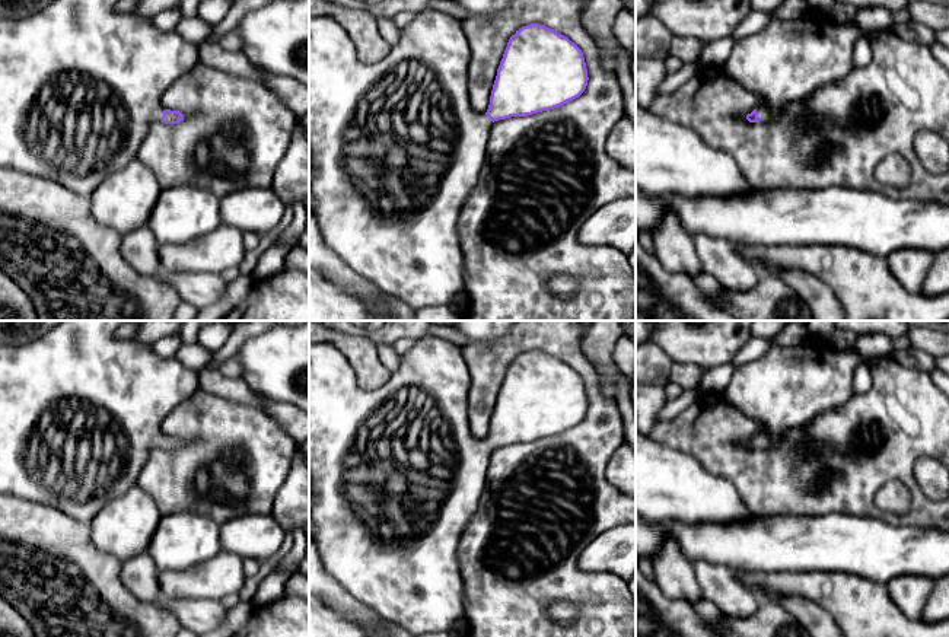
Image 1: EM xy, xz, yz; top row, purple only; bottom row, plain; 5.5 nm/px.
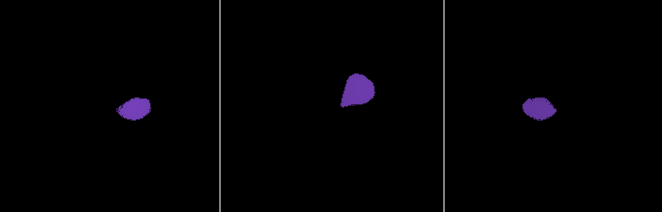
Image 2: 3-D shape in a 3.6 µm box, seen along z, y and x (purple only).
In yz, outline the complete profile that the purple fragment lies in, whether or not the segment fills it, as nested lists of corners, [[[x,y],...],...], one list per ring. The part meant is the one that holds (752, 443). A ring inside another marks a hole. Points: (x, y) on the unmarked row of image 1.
[[[808,335],[794,347],[773,343],[764,356],[738,366],[725,398],[765,429],[746,446],[774,448],[784,431],[844,405],[854,395],[853,376],[862,360],[856,348],[837,350]]]

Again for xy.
[[[60,321],[41,338],[23,344],[0,344],[0,493],[22,497],[29,501],[52,506],[80,522],[90,523],[96,513],[111,500],[125,494],[137,484],[141,468],[150,452],[162,448],[178,450],[184,446],[179,437],[165,436],[162,423],[181,402],[200,389],[198,373],[185,367],[175,357],[162,359],[150,344],[141,344],[133,338],[118,340],[115,331],[125,321]]]

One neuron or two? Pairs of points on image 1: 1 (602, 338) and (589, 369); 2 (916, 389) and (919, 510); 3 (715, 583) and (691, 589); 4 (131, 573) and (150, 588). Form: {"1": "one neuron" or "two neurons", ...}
{"1": "two neurons", "2": "one neuron", "3": "two neurons", "4": "one neuron"}

